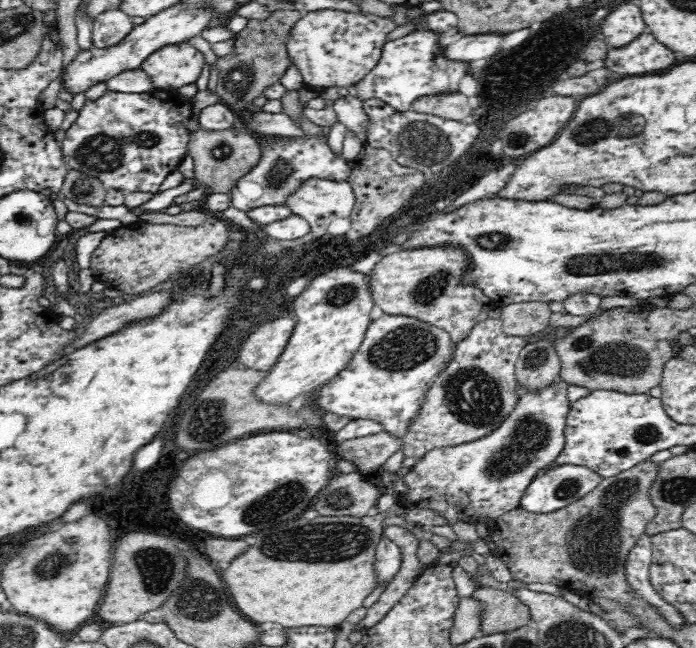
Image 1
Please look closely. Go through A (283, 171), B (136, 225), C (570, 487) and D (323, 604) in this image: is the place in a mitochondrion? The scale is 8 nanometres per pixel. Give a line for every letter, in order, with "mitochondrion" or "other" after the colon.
A: mitochondrion
B: other
C: mitochondrion
D: other

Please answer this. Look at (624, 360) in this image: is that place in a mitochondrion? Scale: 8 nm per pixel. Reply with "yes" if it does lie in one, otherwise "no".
yes

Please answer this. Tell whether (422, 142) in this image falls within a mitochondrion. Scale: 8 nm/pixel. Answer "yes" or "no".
yes

